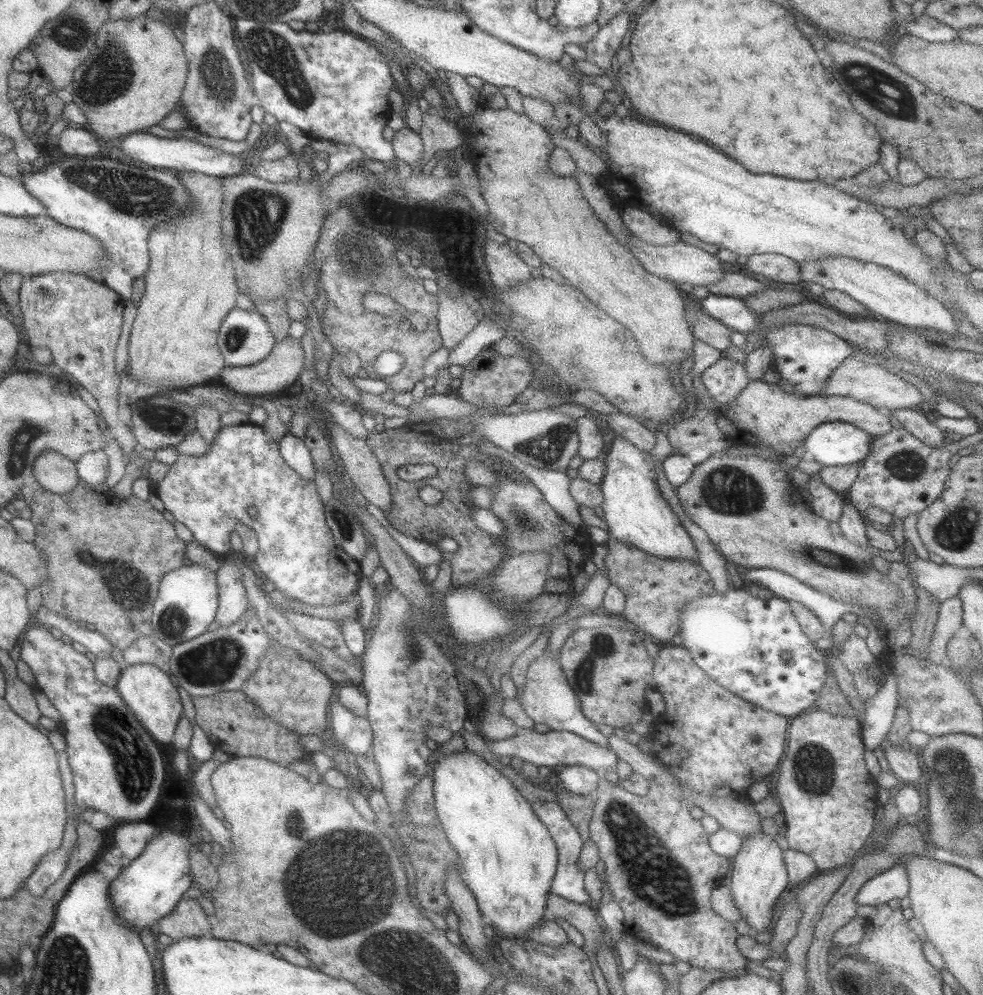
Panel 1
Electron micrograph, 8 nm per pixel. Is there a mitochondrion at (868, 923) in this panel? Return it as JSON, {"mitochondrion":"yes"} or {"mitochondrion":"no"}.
{"mitochondrion":"no"}

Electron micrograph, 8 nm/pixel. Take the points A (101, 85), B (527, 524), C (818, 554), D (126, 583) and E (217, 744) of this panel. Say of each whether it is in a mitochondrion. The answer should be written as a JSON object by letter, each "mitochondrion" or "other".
{"A":"mitochondrion","B":"mitochondrion","C":"mitochondrion","D":"mitochondrion","E":"other"}

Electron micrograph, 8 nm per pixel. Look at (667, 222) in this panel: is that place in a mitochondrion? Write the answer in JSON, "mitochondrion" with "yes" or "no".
{"mitochondrion":"no"}

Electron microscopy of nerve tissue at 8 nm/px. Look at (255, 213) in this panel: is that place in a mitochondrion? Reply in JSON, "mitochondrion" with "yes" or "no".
{"mitochondrion":"yes"}

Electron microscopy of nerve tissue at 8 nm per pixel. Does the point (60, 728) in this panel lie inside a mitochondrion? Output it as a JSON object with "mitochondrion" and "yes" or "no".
{"mitochondrion":"no"}

